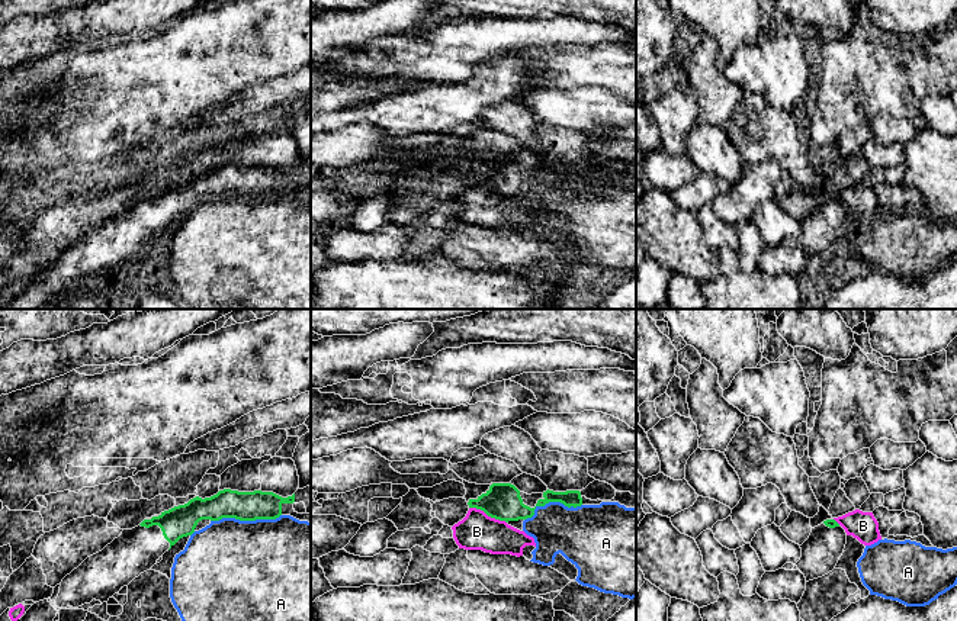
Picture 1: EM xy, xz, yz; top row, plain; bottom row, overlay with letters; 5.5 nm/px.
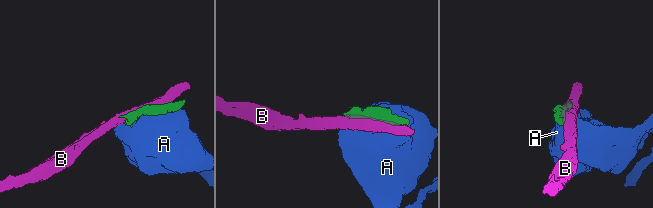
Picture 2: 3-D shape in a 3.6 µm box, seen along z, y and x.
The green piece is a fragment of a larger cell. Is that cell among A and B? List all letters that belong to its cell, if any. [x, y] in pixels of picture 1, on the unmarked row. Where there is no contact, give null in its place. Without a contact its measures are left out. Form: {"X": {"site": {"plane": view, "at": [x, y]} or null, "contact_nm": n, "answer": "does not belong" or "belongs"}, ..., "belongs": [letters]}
{"A": {"site": {"plane": "xy", "at": [246, 195]}, "contact_nm": 400, "answer": "does not belong"}, "B": {"site": {"plane": "xz", "at": [488, 190]}, "contact_nm": 220, "answer": "does not belong"}, "belongs": []}

